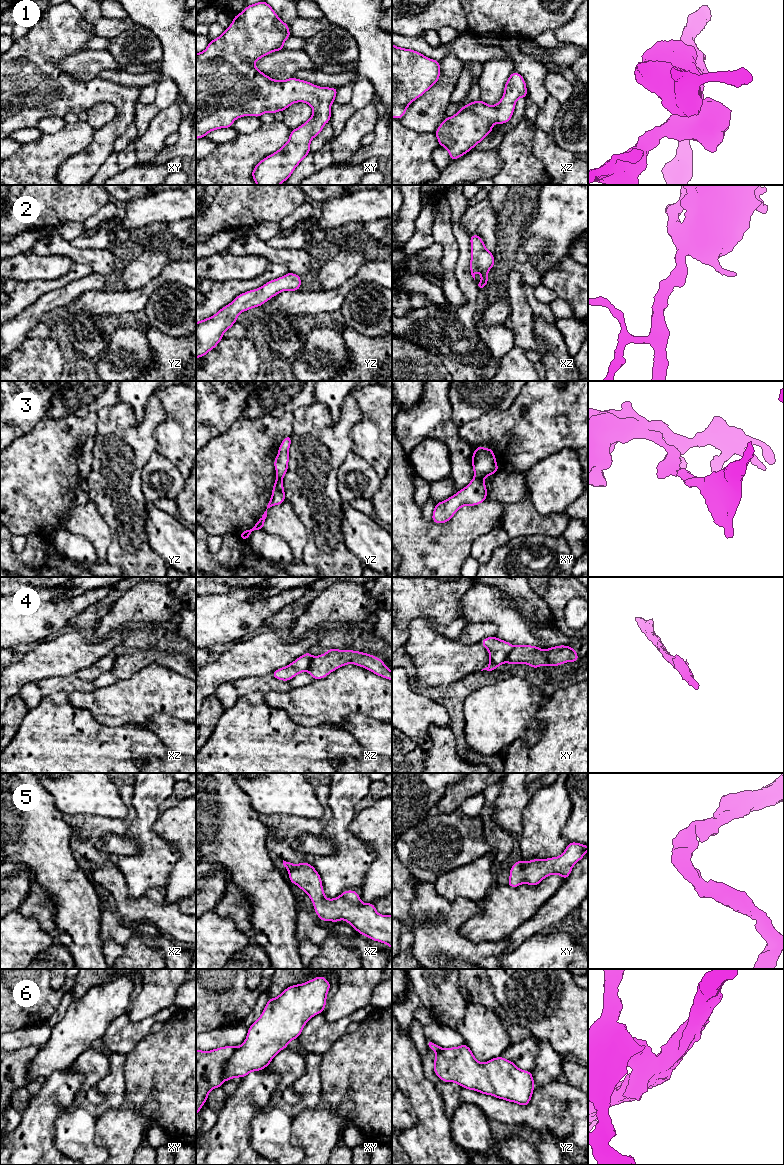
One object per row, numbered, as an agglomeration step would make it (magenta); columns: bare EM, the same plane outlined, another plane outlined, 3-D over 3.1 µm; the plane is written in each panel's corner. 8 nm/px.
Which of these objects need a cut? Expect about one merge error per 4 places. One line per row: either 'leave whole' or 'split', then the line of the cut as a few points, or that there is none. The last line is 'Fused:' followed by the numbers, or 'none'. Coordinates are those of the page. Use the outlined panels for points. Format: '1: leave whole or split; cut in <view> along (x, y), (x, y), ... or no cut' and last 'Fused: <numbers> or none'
1: leave whole; no cut
2: leave whole; no cut
3: split; cut in xy along (474, 476), (482, 480)
4: split; cut in xy along (514, 646), (504, 662)
5: leave whole; no cut
6: split; cut in xy along (235, 1047), (223, 1068), (222, 1080)
Fused: 3, 4, 6

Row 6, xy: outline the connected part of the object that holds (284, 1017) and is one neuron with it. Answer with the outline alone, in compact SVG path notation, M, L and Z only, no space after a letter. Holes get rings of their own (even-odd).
M317 976L269 999L261 1016L248 1027L244 1042L225 1063L223 1081L268 1067L290 1041L300 1036L309 1019L323 1013L330 987L325 977Z

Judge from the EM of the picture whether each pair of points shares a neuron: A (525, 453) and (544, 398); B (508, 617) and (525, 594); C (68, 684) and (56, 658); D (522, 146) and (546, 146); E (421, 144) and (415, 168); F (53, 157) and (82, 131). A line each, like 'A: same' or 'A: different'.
A: same
B: different
C: different
D: different
E: same
F: same

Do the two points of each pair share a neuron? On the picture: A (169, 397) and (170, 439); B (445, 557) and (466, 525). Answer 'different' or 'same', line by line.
A: same
B: same

